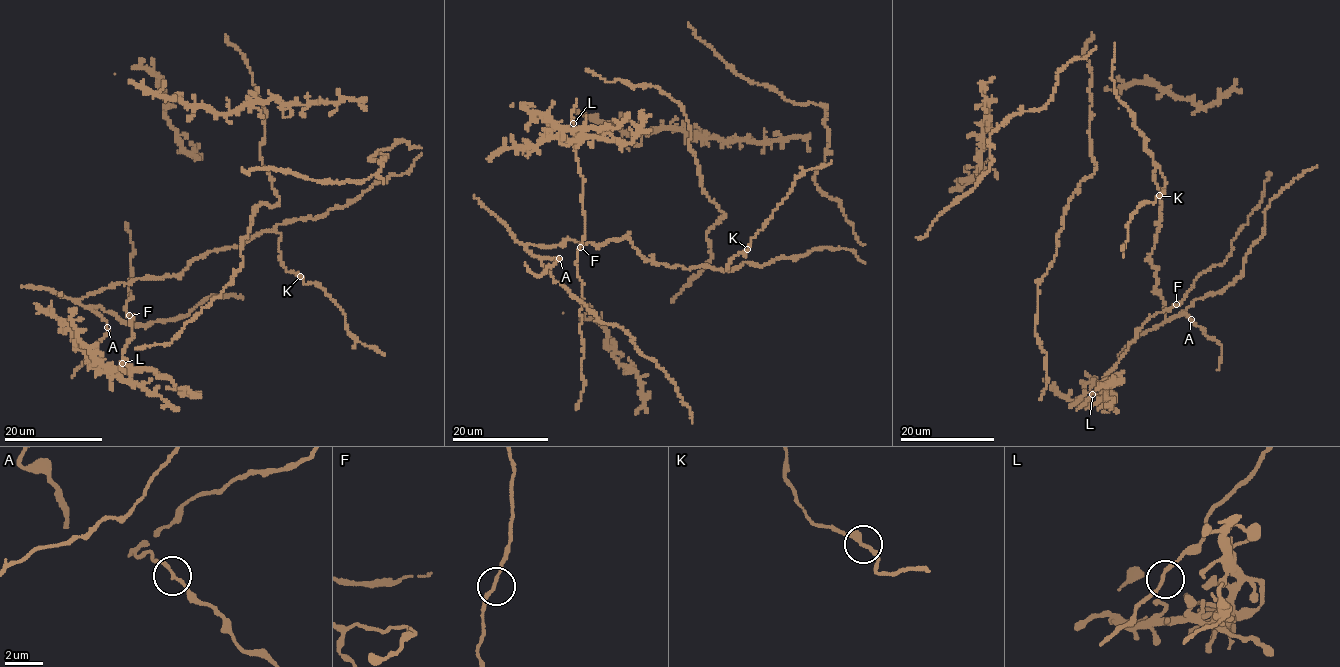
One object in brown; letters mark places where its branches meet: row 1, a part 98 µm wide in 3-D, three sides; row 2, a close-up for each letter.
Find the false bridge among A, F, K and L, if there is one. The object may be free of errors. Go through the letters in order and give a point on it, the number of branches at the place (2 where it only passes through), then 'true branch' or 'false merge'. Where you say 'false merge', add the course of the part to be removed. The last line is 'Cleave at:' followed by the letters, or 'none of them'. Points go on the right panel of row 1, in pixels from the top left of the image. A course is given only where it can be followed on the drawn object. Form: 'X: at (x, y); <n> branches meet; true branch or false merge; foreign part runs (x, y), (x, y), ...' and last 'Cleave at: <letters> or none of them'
A: at (1191, 319); 2 branches meet; true branch
F: at (1176, 304); 2 branches meet; true branch
K: at (1159, 195); 2 branches meet; true branch
L: at (1092, 394); 2 branches meet; true branch
Cleave at: none of them

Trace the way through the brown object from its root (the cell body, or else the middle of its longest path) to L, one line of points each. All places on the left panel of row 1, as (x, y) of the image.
L: (128, 315), (133, 318), (133, 315), (132, 339), (124, 348), (122, 363)

